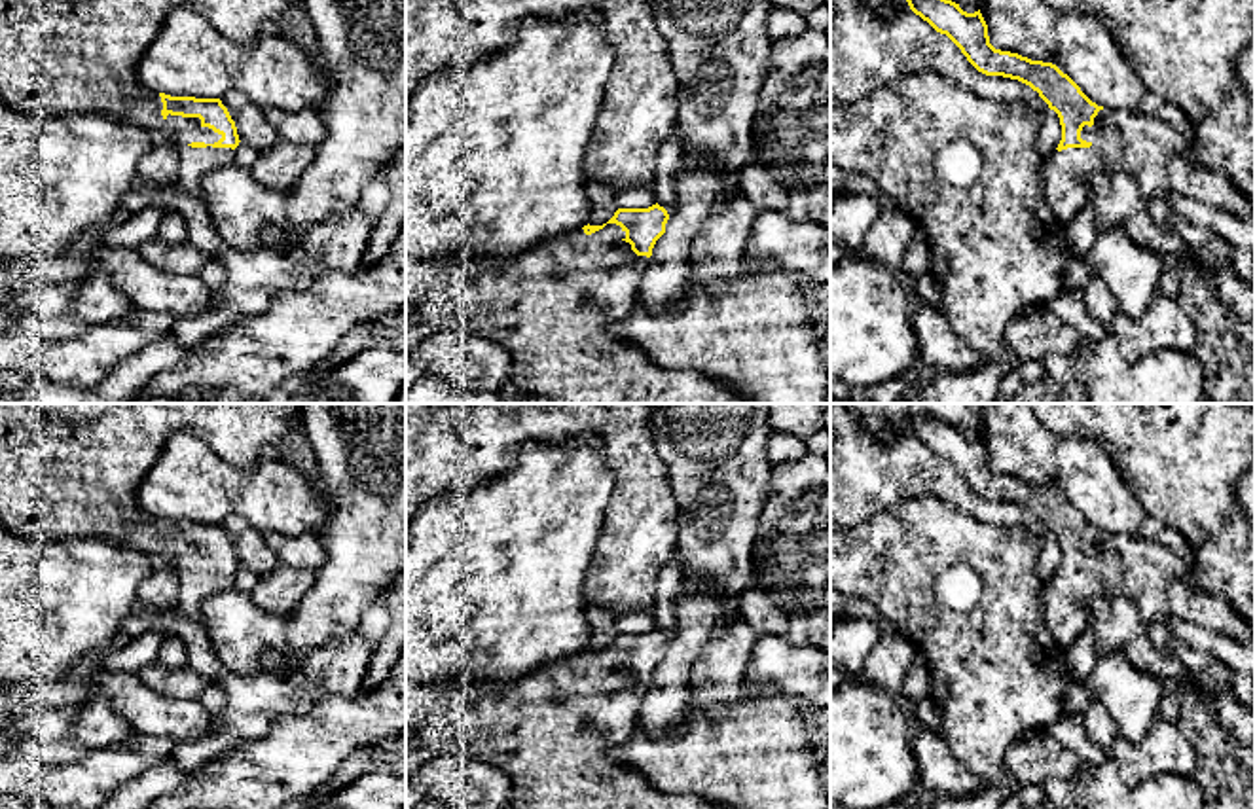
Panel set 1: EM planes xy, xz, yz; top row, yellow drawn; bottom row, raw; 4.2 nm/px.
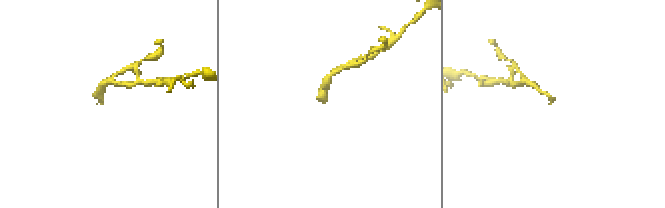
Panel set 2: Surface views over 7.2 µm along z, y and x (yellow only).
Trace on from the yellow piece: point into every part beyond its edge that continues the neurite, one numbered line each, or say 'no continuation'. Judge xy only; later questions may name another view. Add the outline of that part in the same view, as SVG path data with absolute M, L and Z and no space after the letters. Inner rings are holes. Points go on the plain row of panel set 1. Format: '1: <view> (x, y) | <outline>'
1: xy (67, 470) | M0 404L0 523L11 534L36 542L93 536L148 553L155 568L171 566L176 572L176 610L201 623L201 602L229 591L235 574L214 572L222 559L203 551L199 542L163 542L159 517L150 515L136 498L140 481L174 432L197 436L226 462L254 468L264 457L275 455L294 428L300 428L300 404Z

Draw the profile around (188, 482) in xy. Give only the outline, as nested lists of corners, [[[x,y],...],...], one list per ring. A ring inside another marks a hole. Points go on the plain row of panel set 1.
[[[182,430],[174,432],[157,451],[136,498],[154,517],[222,523],[229,515],[239,515],[262,534],[318,534],[330,519],[330,508],[318,483],[309,481],[296,464],[279,455],[267,455],[254,468],[239,468],[226,462],[203,440]]]

